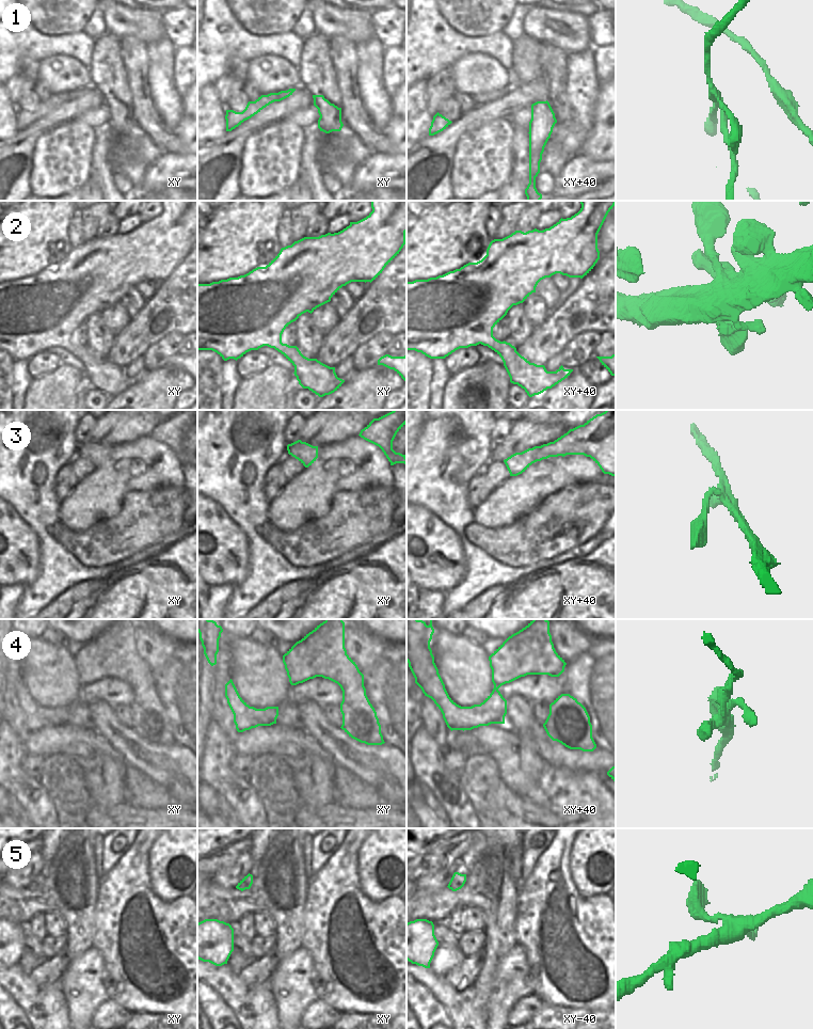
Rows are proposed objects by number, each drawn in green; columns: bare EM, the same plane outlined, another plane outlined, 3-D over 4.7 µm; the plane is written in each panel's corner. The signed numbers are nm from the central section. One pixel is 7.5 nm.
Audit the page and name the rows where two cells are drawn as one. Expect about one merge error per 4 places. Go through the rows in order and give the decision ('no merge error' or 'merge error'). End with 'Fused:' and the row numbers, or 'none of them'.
1: merge error
2: no merge error
3: no merge error
4: no merge error
5: no merge error
Fused: 1

